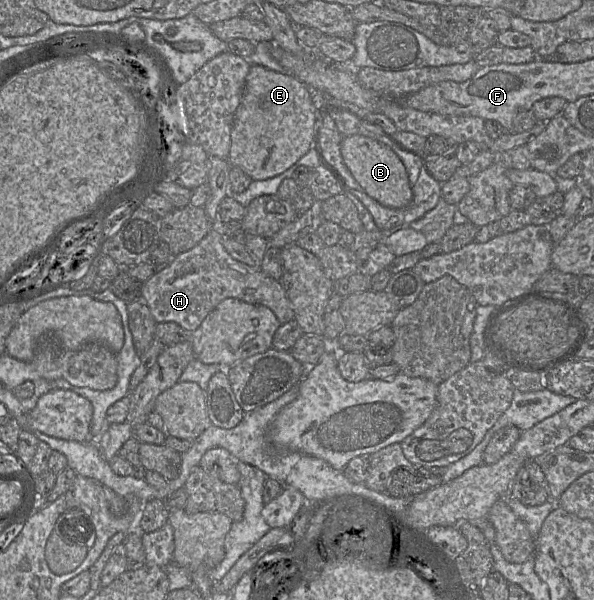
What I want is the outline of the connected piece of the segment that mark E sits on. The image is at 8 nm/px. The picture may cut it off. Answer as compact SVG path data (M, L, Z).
M252 64L231 129L231 166L241 168L253 180L269 179L286 171L314 145L315 133L319 132L324 116L319 112L318 105L313 90L294 76Z

